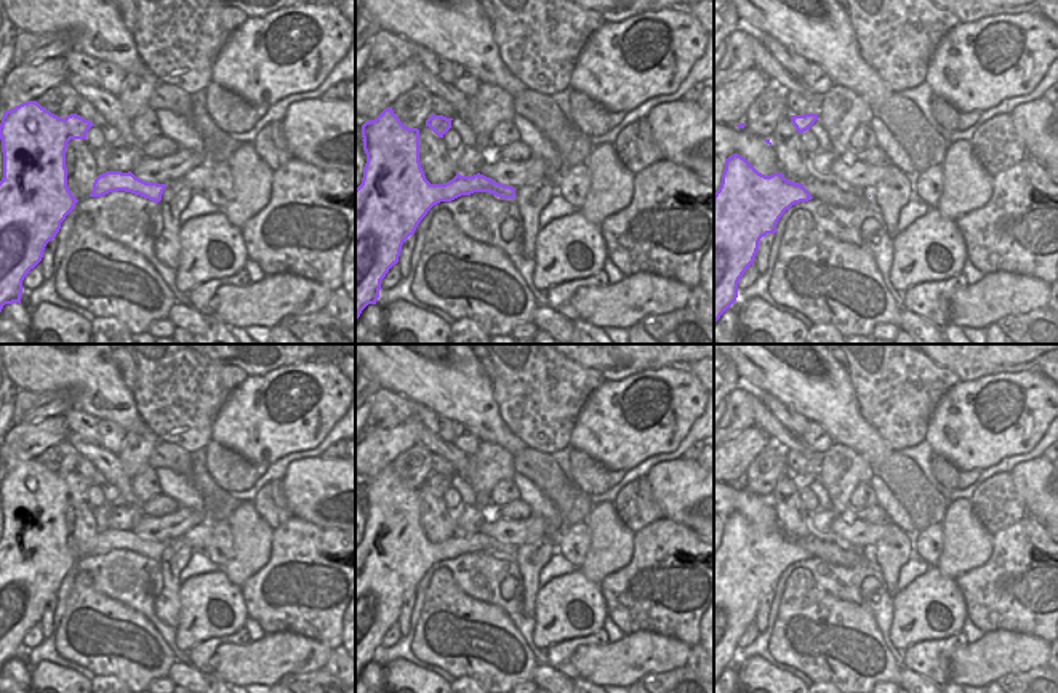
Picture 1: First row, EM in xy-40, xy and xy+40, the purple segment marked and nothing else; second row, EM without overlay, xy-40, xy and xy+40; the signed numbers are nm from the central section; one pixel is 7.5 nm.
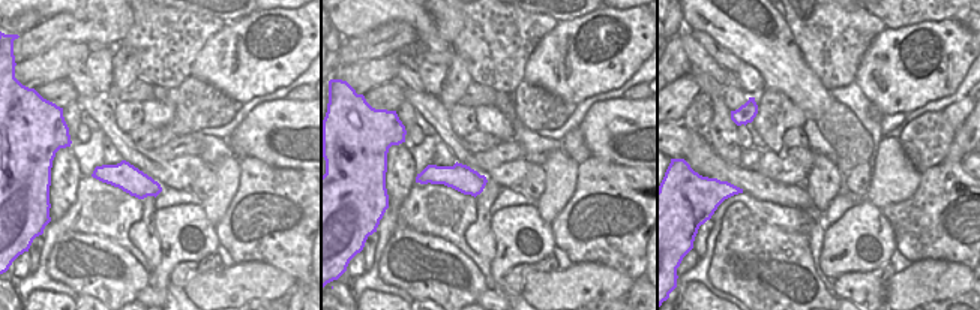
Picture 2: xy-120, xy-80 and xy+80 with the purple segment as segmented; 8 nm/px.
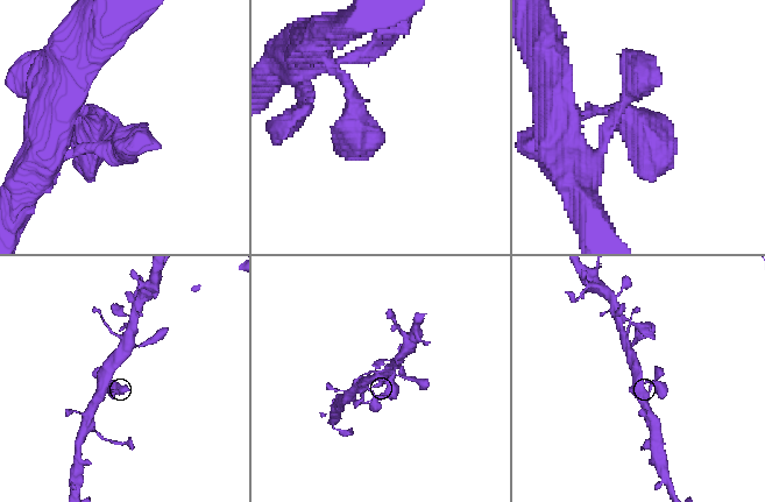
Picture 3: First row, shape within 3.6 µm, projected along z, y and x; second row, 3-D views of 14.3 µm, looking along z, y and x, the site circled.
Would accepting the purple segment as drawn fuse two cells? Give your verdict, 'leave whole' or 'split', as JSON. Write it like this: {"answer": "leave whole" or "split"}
{"answer": "leave whole"}

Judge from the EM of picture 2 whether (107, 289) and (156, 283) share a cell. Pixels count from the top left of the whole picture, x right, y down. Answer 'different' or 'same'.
different

